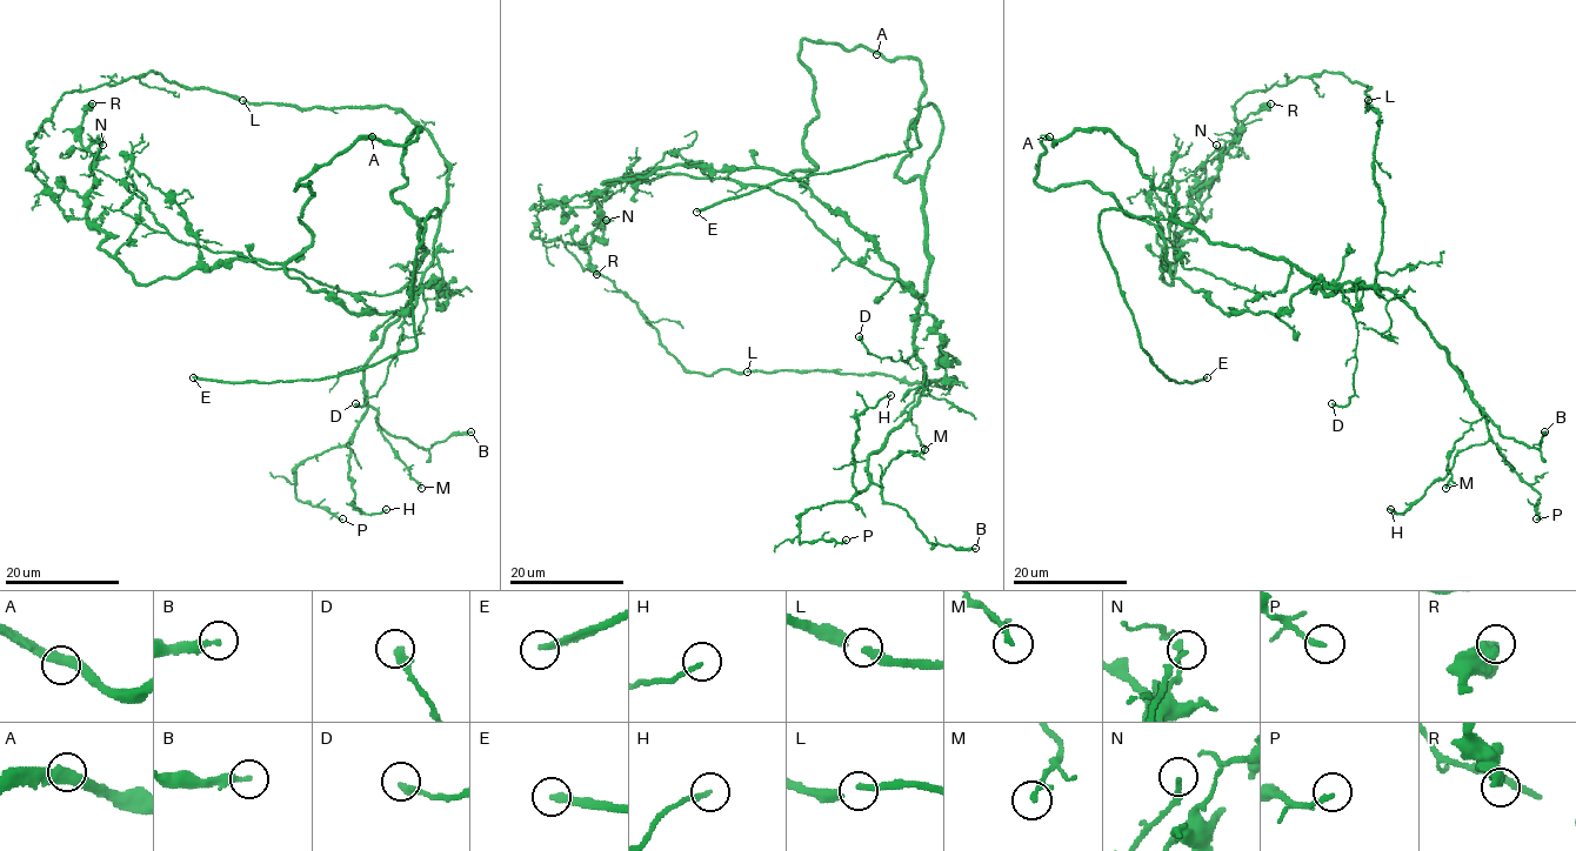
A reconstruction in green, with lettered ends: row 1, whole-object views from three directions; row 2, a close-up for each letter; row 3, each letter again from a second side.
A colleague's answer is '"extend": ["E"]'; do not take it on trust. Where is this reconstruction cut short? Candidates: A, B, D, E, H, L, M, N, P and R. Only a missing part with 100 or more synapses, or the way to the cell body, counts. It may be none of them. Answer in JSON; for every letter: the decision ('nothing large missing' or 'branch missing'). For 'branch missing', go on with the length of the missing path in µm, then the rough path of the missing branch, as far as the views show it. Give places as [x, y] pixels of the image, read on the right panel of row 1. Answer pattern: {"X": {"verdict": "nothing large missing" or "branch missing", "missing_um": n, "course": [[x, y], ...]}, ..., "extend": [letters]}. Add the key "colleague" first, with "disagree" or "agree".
{"colleague": "agree", "A": {"verdict": "nothing large missing"}, "B": {"verdict": "nothing large missing"}, "D": {"verdict": "nothing large missing"}, "E": {"verdict": "branch missing", "missing_um": 70, "course": [[1207, 377], [1240, 339], [1236, 328], [1257, 302], [1267, 269], [1280, 255], [1275, 235], [1284, 229], [1284, 234]]}, "H": {"verdict": "nothing large missing"}, "L": {"verdict": "nothing large missing"}, "M": {"verdict": "nothing large missing"}, "N": {"verdict": "nothing large missing"}, "P": {"verdict": "nothing large missing"}, "R": {"verdict": "nothing large missing"}, "extend": ["E"]}

